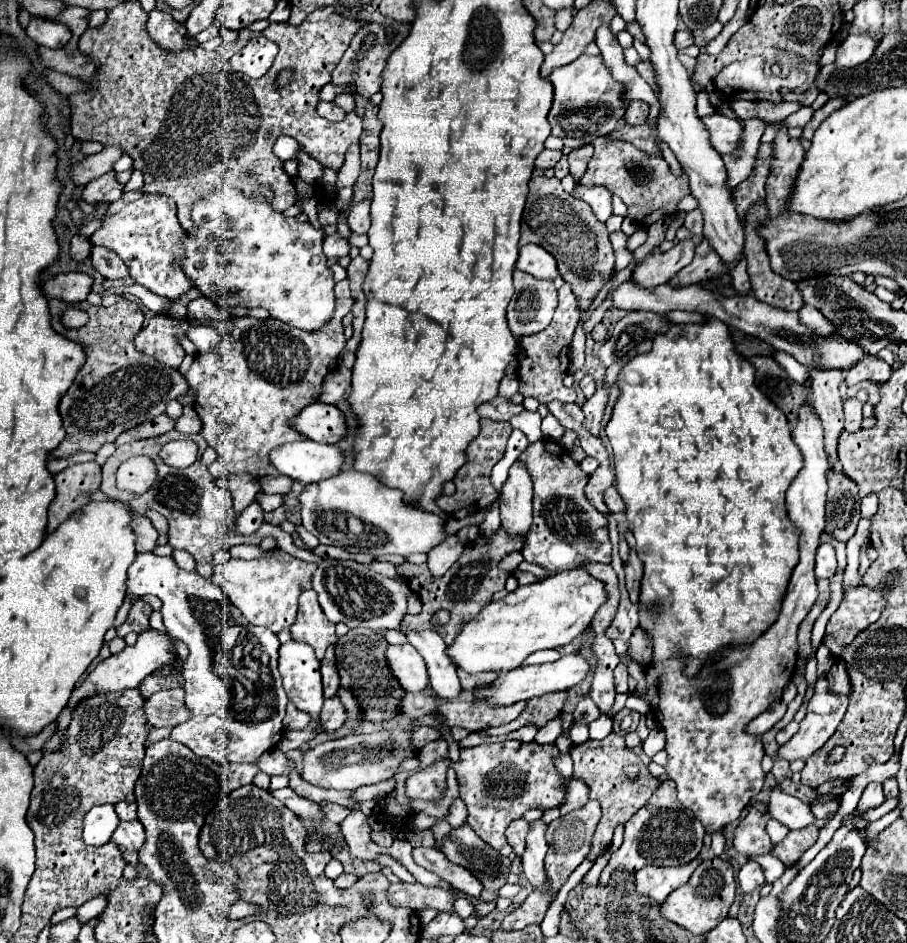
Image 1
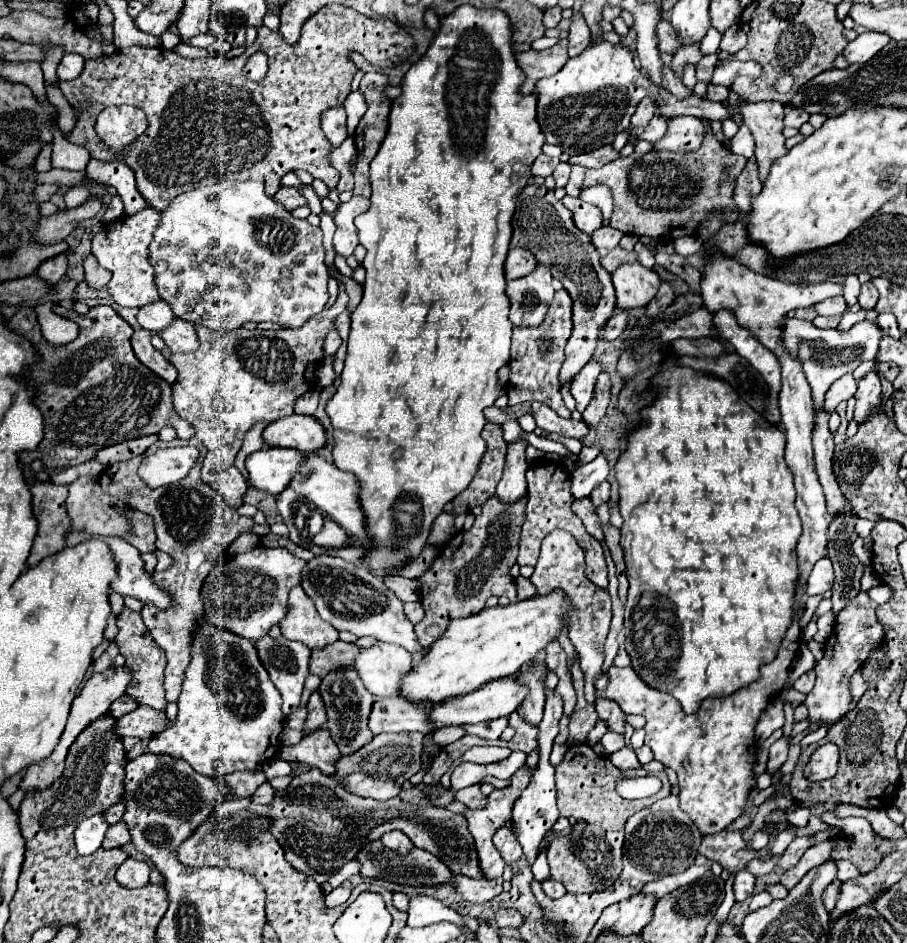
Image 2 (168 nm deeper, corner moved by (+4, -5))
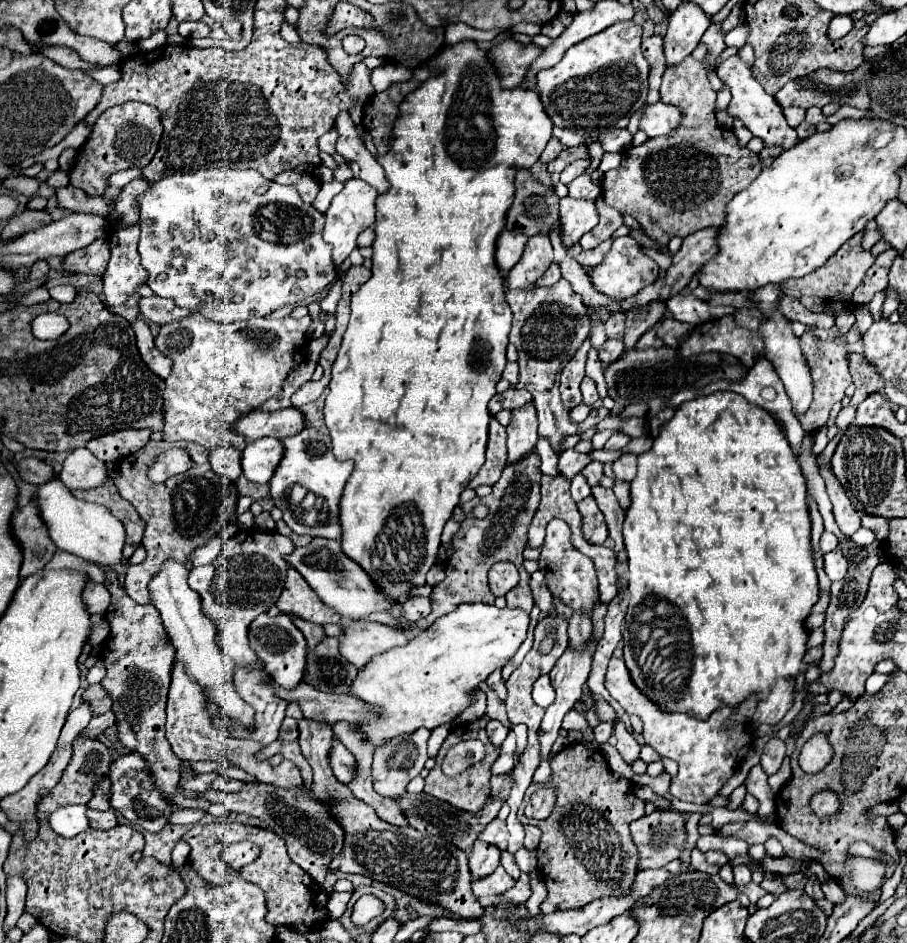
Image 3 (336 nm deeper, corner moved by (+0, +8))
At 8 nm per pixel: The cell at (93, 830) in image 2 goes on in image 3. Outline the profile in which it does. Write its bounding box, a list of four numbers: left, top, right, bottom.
[48,805,90,837]

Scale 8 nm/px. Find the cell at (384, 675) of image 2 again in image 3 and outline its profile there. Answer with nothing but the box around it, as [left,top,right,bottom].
[340,621,406,669]

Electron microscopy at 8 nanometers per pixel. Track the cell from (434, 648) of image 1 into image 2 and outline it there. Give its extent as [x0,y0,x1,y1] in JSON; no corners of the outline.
[302,556,426,654]

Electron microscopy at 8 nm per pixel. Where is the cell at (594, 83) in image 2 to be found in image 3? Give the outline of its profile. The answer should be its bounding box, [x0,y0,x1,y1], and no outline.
[536,21,648,135]

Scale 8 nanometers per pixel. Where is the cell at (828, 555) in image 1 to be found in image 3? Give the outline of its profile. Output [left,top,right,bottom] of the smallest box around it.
[824,551,848,581]

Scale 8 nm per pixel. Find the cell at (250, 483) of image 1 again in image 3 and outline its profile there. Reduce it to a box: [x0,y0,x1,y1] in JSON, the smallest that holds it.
[210,447,242,481]

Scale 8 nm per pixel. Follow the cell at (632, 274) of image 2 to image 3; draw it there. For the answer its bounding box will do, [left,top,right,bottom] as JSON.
[590,235,660,301]

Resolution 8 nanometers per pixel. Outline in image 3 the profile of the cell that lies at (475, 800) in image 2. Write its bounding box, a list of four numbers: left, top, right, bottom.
[478,817,508,851]

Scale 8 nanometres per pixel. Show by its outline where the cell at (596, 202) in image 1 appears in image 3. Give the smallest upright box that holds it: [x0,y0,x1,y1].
[560,195,598,245]

